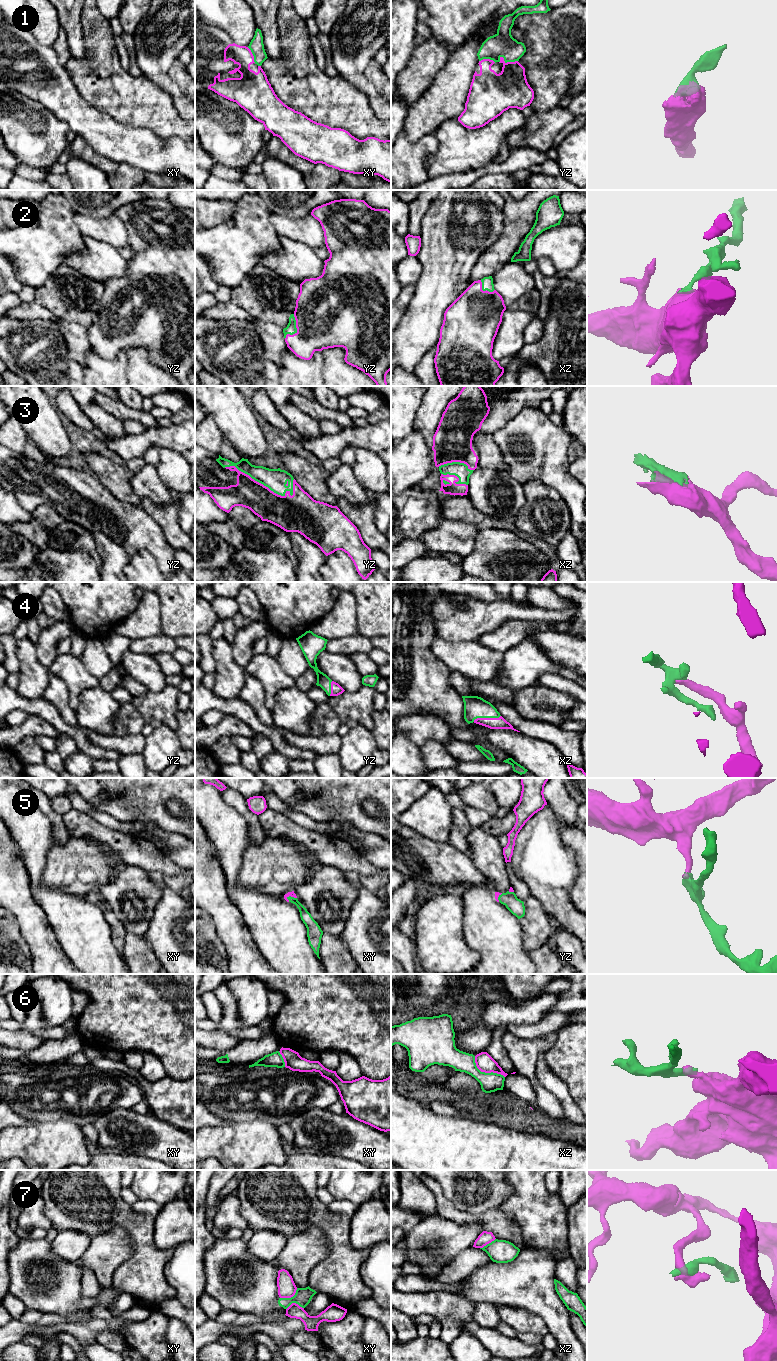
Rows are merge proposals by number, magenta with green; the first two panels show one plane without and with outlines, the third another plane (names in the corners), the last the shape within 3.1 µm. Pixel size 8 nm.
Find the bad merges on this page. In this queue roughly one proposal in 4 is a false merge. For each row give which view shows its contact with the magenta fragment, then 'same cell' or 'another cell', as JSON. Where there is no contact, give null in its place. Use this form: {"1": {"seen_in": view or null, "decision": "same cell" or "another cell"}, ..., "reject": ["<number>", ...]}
{"1": {"seen_in": "yz", "decision": "another cell"}, "2": {"seen_in": "yz", "decision": "same cell"}, "3": {"seen_in": "yz", "decision": "same cell"}, "4": {"seen_in": "xz", "decision": "same cell"}, "5": {"seen_in": "xy", "decision": "same cell"}, "6": {"seen_in": "xz", "decision": "another cell"}, "7": {"seen_in": "xy", "decision": "another cell"}, "reject": ["1", "6", "7"]}

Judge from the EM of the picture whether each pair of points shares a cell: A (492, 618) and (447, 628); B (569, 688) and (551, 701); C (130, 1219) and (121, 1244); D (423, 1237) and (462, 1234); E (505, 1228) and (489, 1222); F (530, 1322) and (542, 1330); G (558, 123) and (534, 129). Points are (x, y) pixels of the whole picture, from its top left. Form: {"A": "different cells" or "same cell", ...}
{"A": "same cell", "B": "different cells", "C": "different cells", "D": "same cell", "E": "same cell", "F": "same cell", "G": "same cell"}

